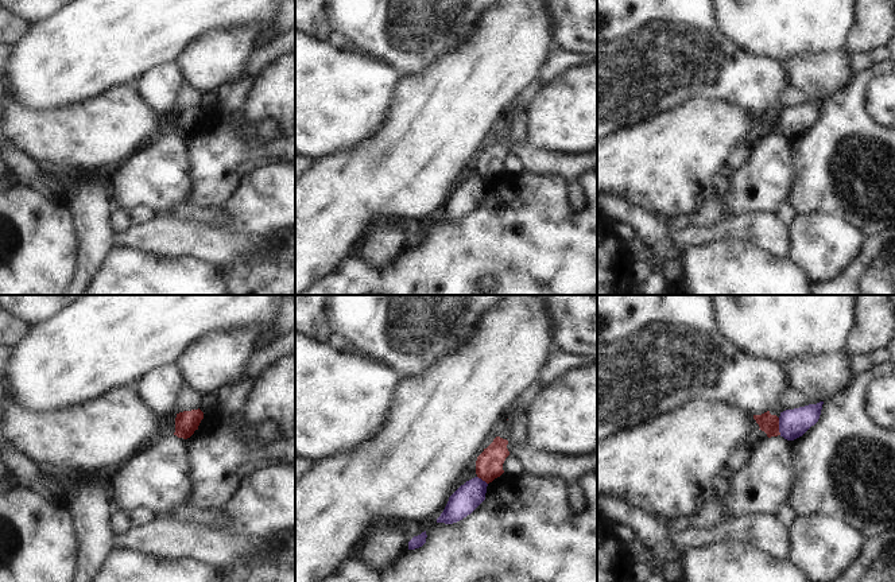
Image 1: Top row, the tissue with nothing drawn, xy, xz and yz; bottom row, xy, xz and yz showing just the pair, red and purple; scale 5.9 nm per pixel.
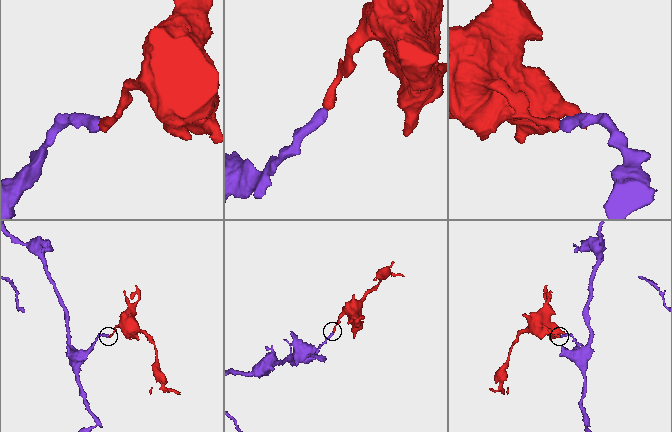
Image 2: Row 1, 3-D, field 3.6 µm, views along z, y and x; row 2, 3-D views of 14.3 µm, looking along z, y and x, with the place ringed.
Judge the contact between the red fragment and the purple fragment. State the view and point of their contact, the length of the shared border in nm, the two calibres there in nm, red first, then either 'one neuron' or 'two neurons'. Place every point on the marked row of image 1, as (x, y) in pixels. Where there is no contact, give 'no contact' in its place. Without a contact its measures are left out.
contact yz (778, 426); length 110 nm; calibres 120 and 180 nm; two neurons

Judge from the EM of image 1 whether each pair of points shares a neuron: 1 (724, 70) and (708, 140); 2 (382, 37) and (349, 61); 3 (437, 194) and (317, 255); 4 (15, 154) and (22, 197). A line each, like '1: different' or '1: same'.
1: different
2: different
3: same
4: different

